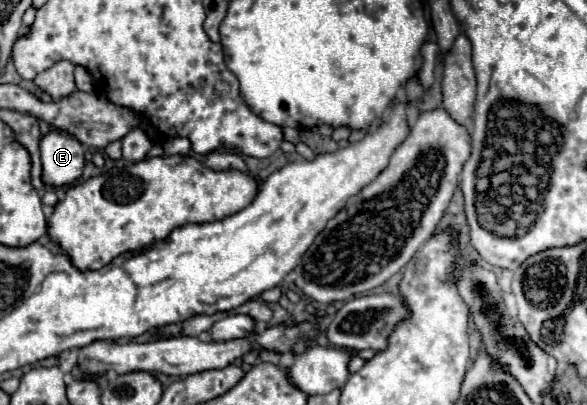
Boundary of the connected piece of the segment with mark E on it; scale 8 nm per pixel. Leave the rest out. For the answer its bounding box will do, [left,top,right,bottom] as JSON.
[40,132,84,186]

